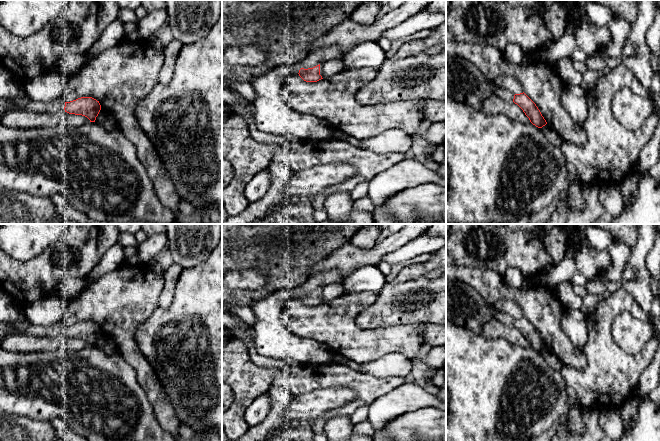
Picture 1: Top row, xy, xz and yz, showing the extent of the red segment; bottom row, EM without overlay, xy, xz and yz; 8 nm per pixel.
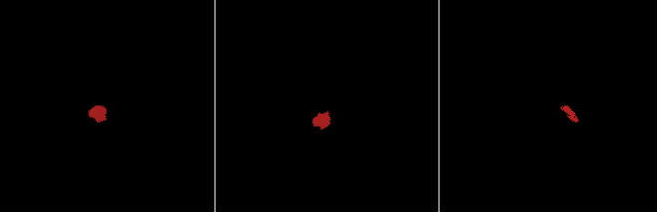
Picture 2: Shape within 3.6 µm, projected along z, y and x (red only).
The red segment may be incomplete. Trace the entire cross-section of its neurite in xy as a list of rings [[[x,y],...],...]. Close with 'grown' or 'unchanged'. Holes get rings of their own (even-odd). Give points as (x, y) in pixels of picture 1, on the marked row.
[[[81,97],[70,102],[64,102],[62,99],[58,98],[49,102],[31,100],[23,109],[35,113],[51,114],[64,110],[69,114],[85,116],[90,122],[95,122],[96,117],[101,110],[101,105],[99,101],[92,97]]]; grown

